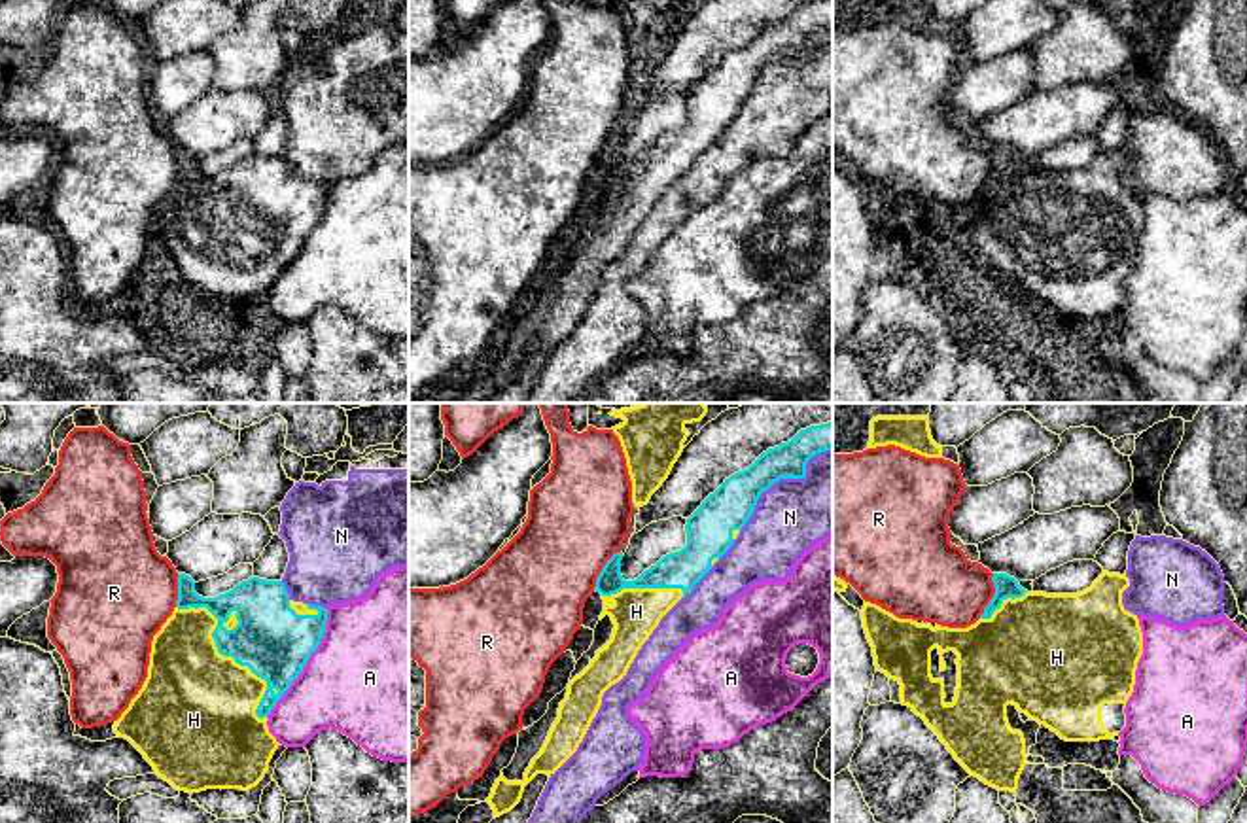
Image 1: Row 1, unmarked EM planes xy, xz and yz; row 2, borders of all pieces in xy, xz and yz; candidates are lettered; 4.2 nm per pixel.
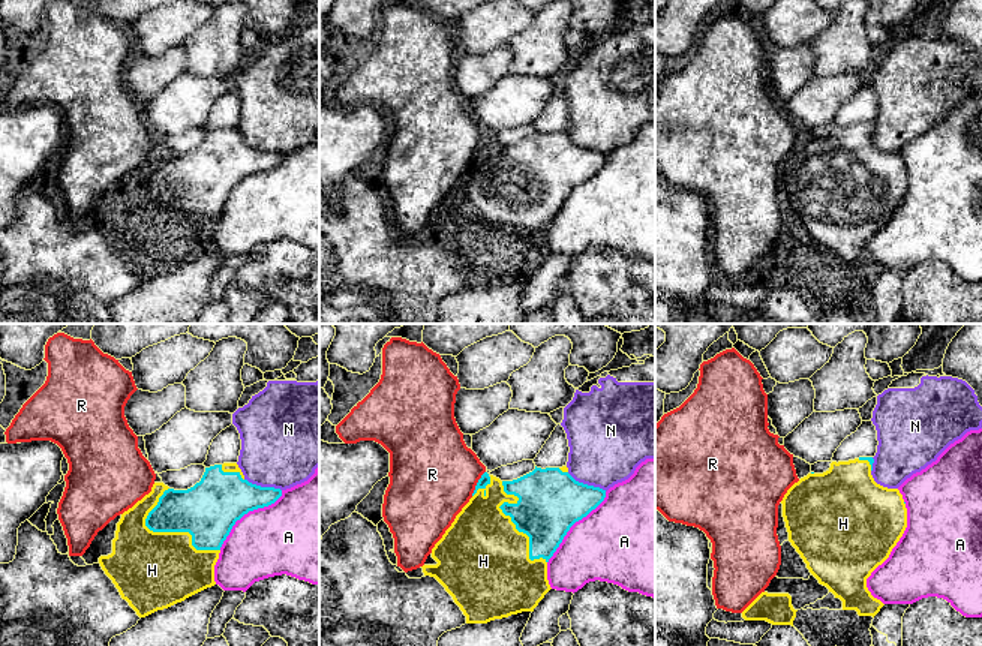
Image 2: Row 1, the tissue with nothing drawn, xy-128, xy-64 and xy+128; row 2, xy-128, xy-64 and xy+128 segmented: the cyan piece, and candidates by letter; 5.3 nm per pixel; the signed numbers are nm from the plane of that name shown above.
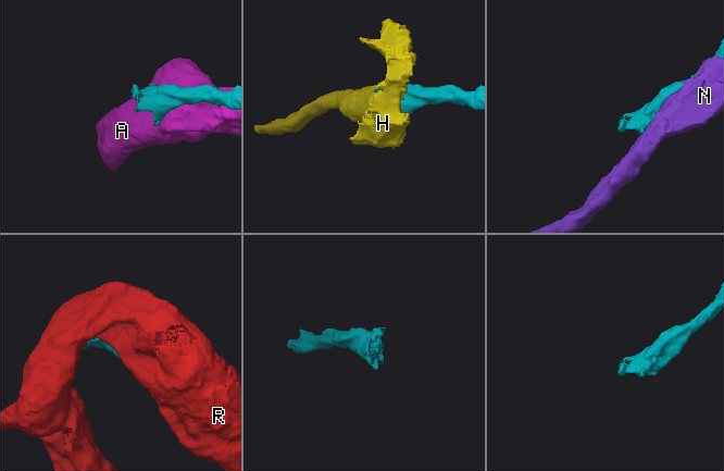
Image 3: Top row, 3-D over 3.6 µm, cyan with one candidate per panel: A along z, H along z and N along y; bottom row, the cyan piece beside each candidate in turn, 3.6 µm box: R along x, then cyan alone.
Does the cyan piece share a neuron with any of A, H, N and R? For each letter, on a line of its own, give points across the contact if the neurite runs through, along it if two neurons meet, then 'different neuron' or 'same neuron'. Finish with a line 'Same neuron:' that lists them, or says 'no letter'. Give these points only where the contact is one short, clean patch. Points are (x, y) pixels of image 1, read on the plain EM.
A: different neuron
H: same neuron
N: different neuron
R: border yz (994, 150), (994, 173), (979, 193); different neuron
Same neuron: H

